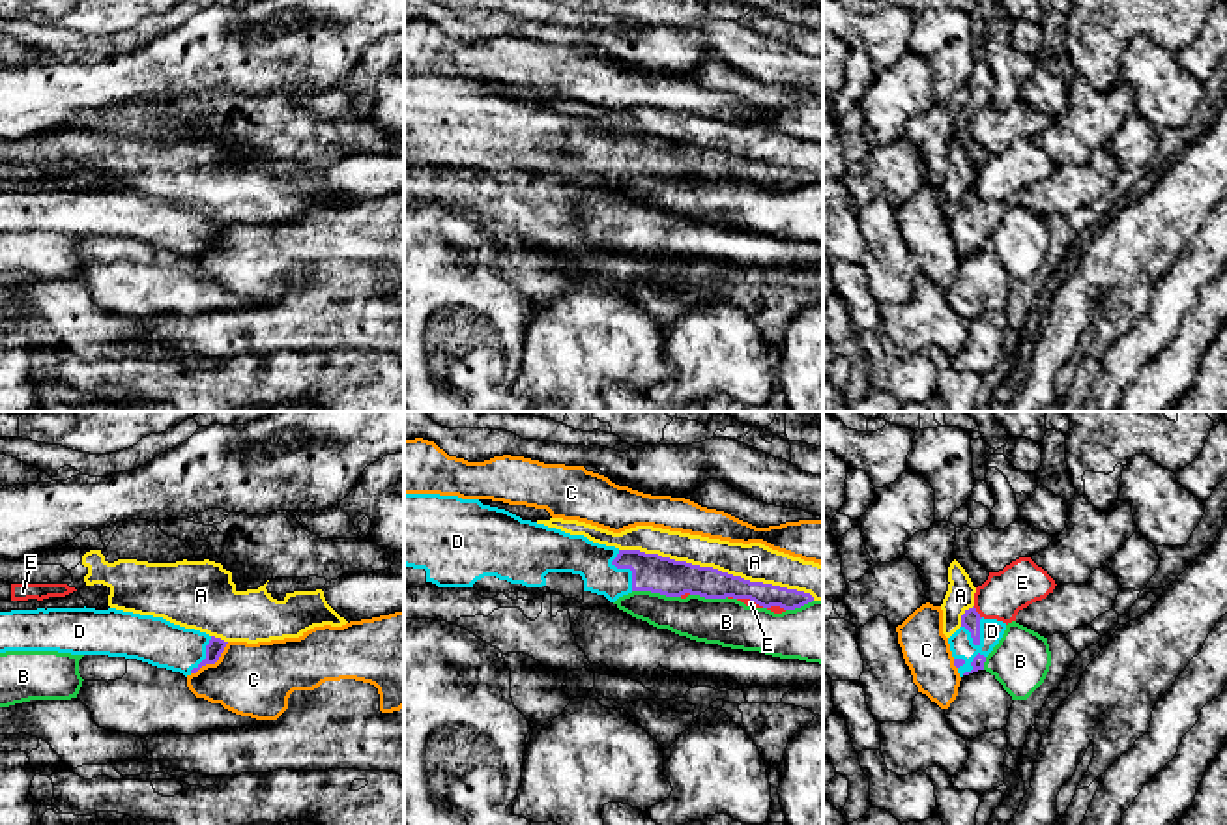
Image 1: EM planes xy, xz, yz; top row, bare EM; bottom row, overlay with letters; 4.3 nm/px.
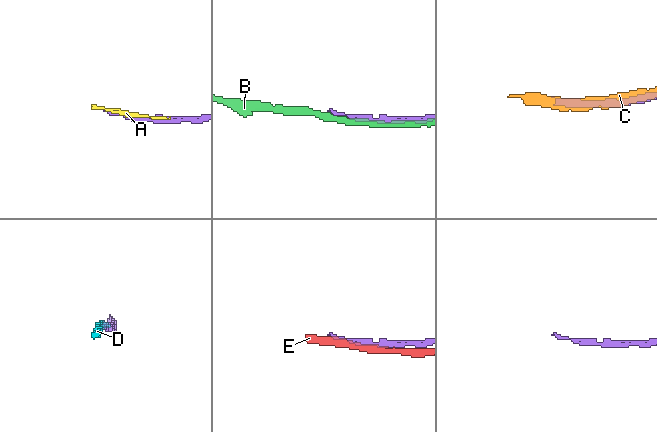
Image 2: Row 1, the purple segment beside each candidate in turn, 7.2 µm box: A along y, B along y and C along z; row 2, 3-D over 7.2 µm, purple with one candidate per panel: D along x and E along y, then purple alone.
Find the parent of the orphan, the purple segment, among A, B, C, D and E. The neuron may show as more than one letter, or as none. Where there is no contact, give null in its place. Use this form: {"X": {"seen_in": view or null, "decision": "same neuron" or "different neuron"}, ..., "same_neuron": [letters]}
{"A": {"seen_in": "xz", "decision": "different neuron"}, "B": {"seen_in": "xz", "decision": "different neuron"}, "C": {"seen_in": "xy", "decision": "different neuron"}, "D": {"seen_in": "xz", "decision": "same neuron"}, "E": {"seen_in": "yz", "decision": "different neuron"}, "same_neuron": ["D"]}

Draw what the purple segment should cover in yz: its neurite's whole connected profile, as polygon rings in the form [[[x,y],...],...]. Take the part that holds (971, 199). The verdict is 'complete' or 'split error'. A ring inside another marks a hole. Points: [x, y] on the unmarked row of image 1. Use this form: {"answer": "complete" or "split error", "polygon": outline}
{"answer": "split error", "polygon": [[[976,189],[965,191],[961,208],[948,219],[960,258],[984,251],[986,238],[1006,211],[1006,204],[984,200]]]}

